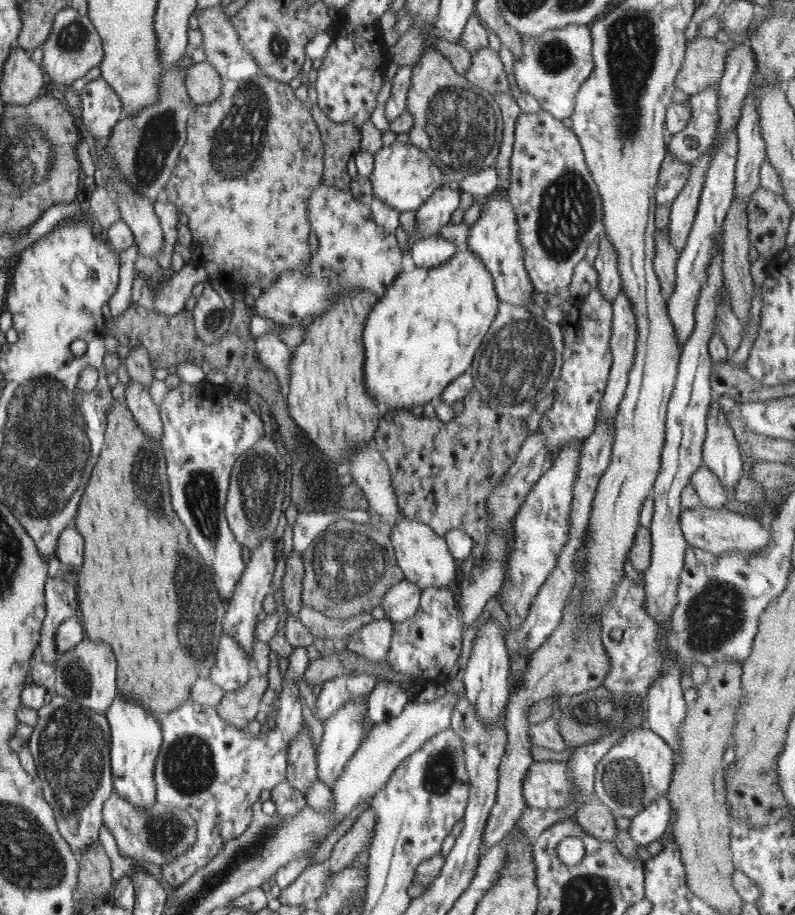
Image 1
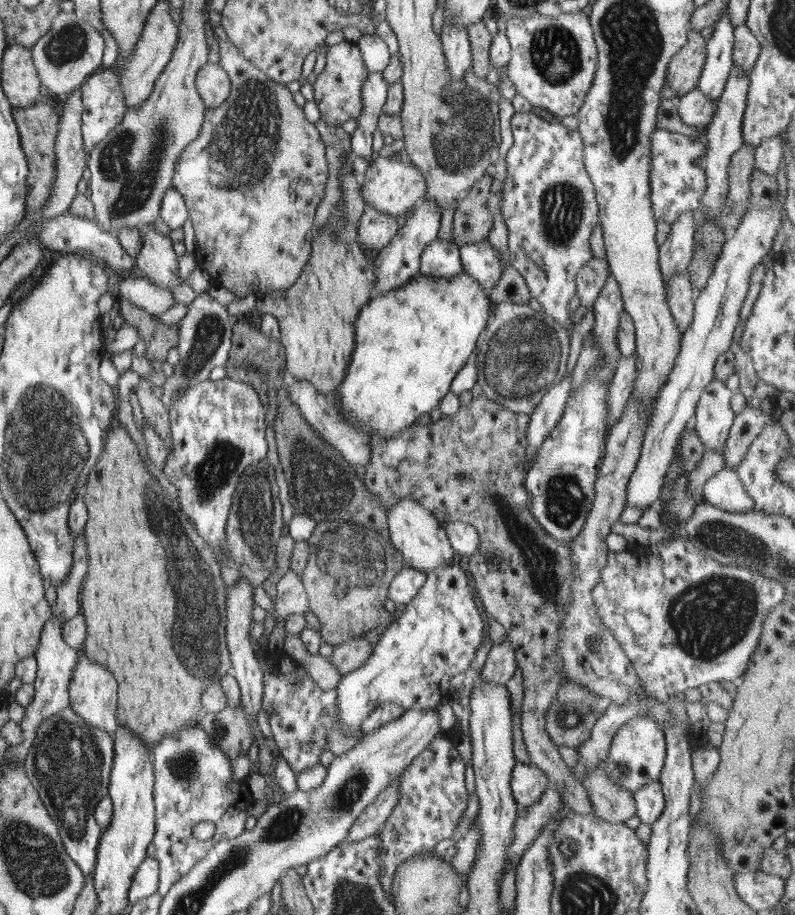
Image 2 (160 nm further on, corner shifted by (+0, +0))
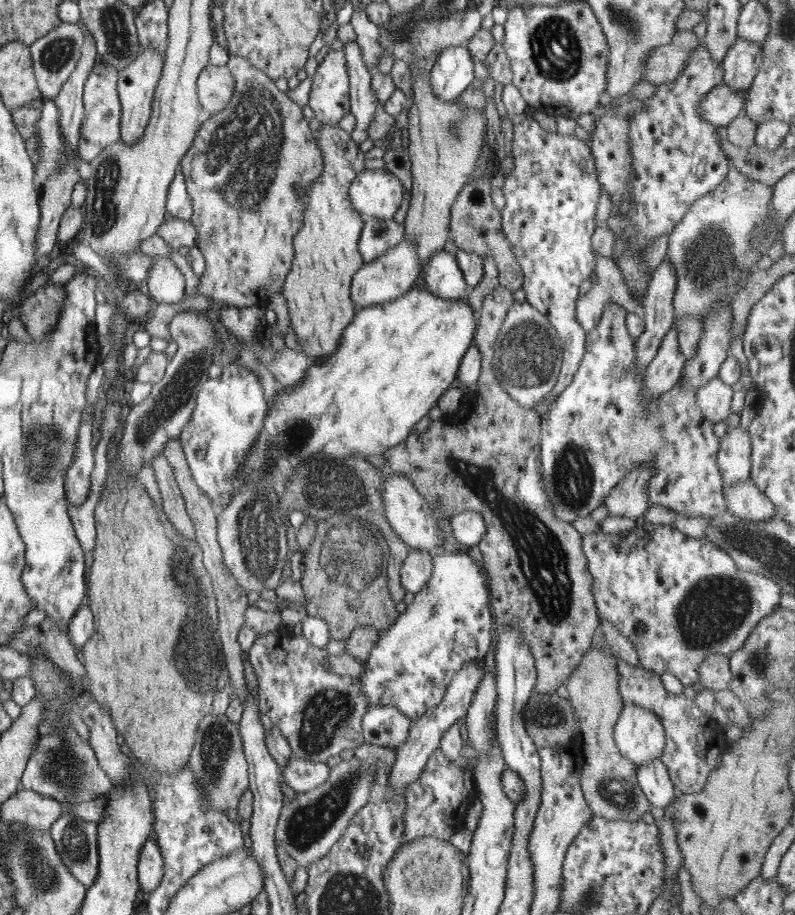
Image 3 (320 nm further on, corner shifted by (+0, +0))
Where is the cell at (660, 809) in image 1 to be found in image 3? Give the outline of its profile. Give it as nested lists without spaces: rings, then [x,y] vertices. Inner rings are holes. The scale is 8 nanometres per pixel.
[[[661,758],[641,764],[637,768],[637,779],[642,792],[650,801],[650,808],[666,810],[671,808],[676,790],[674,783],[670,780],[668,767]]]

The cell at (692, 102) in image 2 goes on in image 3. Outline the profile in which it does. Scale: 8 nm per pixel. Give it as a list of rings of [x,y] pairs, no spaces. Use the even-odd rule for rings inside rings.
[[[723,82],[703,98],[701,115],[714,126],[727,127],[744,110],[748,93],[749,88],[739,91]]]

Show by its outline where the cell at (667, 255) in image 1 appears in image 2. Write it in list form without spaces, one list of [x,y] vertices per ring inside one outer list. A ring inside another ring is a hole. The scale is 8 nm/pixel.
[[[684,273],[675,274],[666,282],[666,294],[678,331],[683,334],[693,323],[694,303],[698,294],[692,288],[690,278]]]

